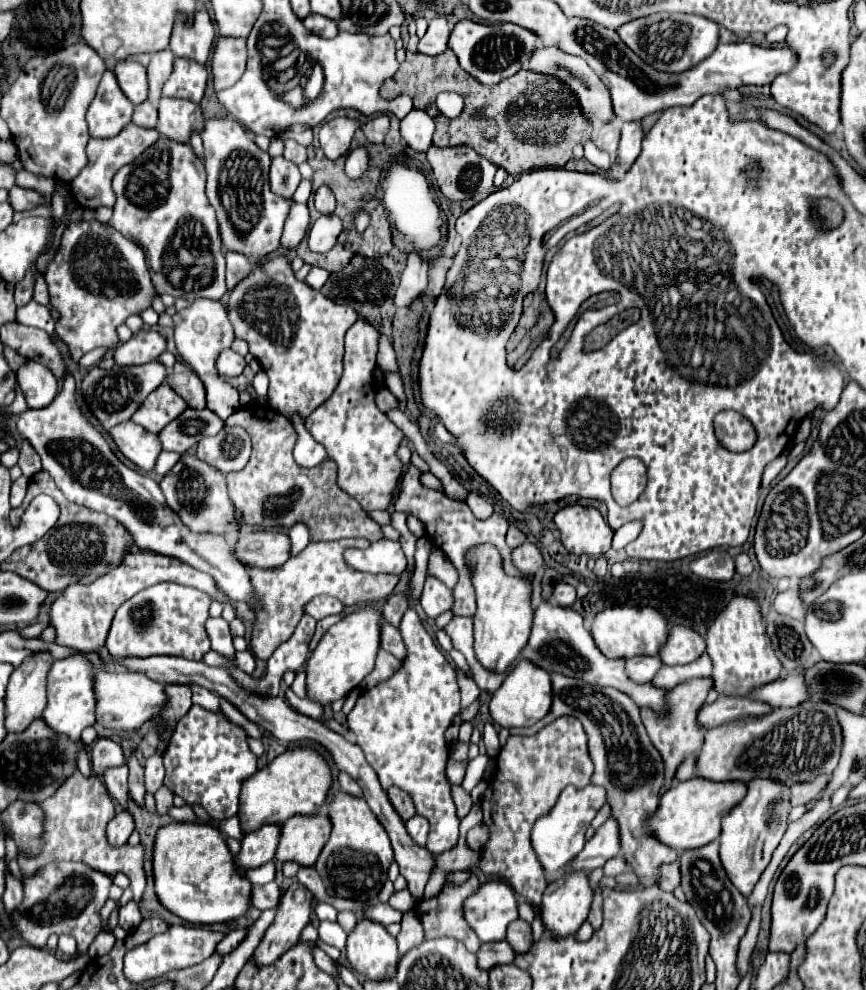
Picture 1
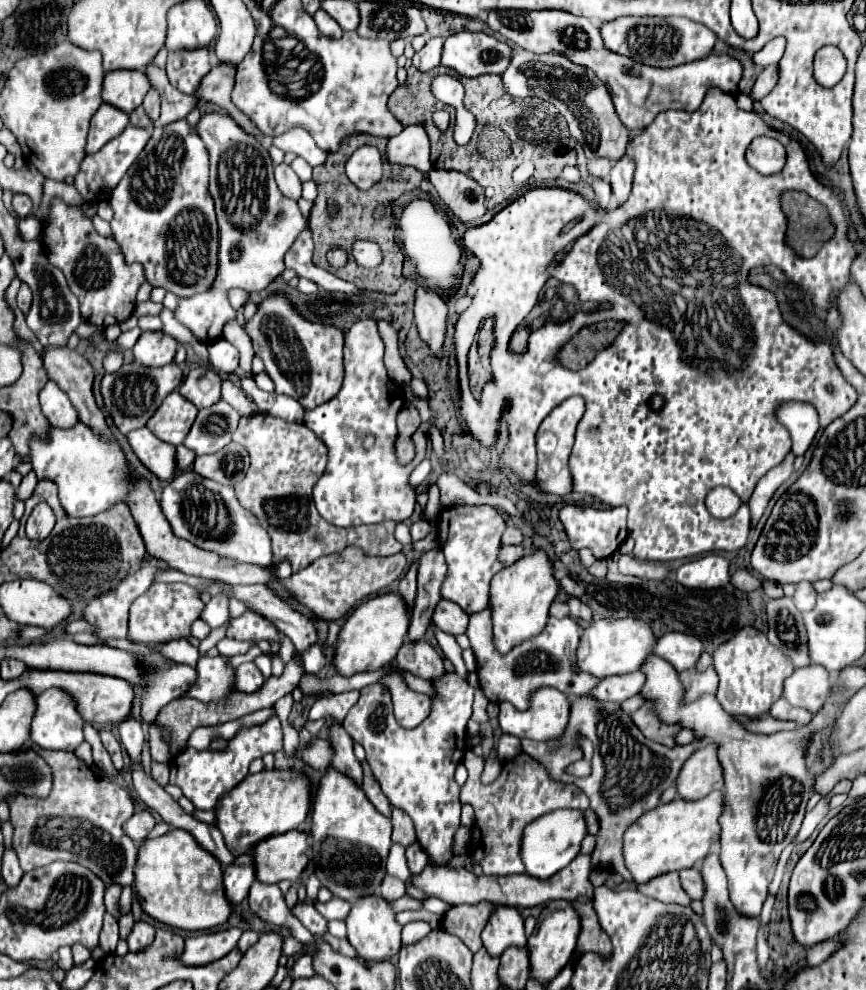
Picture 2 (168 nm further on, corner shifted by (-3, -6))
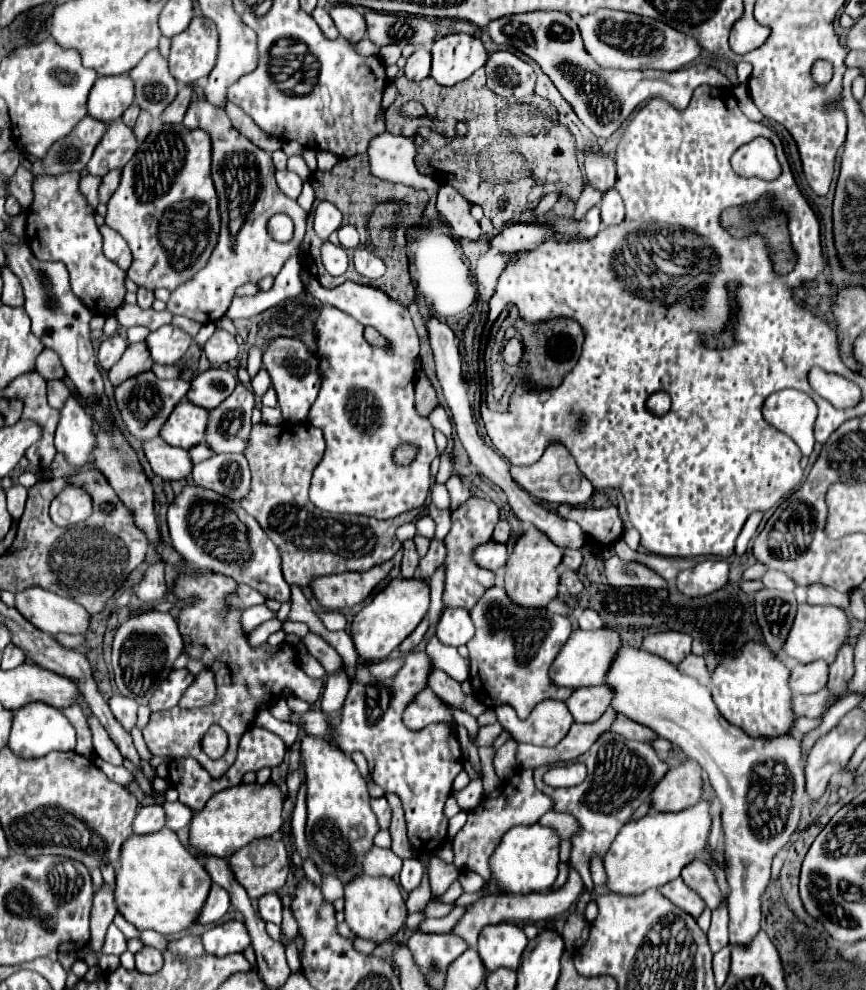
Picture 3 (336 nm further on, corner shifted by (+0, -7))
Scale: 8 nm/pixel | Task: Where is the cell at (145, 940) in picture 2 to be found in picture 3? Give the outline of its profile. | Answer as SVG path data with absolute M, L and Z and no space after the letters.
M145 945L139 953L135 953L135 967L141 973L157 973L163 965L163 957L161 951L157 951L155 947Z

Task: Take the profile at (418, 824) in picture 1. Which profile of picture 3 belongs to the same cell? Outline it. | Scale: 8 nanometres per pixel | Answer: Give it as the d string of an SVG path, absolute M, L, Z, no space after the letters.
M405 859L403 861L403 869L399 873L399 879L401 879L401 887L405 891L411 891L419 885L423 877L423 867L421 867L421 861L419 859Z

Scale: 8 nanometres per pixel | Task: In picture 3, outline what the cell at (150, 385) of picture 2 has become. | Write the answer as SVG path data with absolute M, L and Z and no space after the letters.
M145 371L131 379L125 379L123 385L115 387L115 403L127 431L135 439L145 441L159 435L161 425L167 421L173 407L185 397L187 391L189 391L189 381L185 379L159 379L155 377L153 371Z

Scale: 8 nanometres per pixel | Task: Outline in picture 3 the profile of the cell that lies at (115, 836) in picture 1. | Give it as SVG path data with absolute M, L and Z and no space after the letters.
M147 805L141 807L135 821L133 821L133 833L135 835L151 835L157 833L159 829L163 829L165 825L165 813L161 809L161 805Z

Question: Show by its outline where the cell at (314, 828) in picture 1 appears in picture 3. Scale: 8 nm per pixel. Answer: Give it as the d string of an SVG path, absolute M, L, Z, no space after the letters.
M259 839L239 849L229 859L229 865L249 897L257 899L285 885L289 875L289 851L283 841Z

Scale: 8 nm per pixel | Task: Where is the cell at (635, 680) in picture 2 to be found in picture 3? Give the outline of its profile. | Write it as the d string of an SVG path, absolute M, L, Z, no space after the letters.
M601 683L575 689L565 703L577 723L597 721L603 715L603 711L611 705L611 687Z

